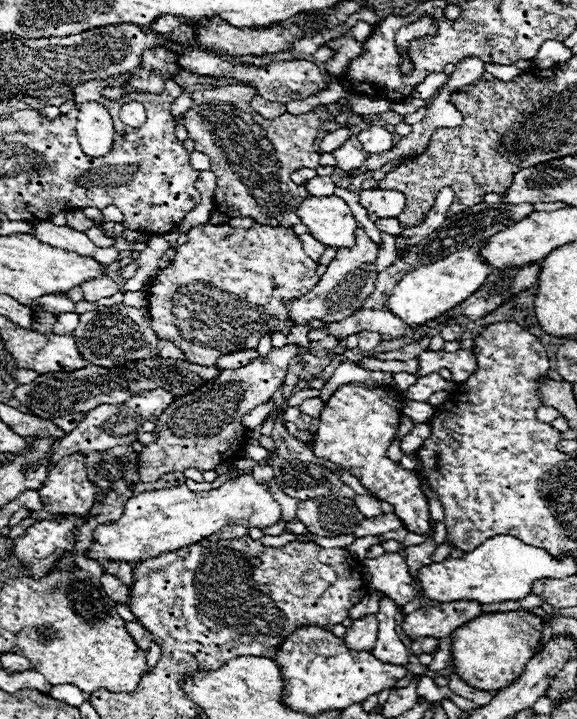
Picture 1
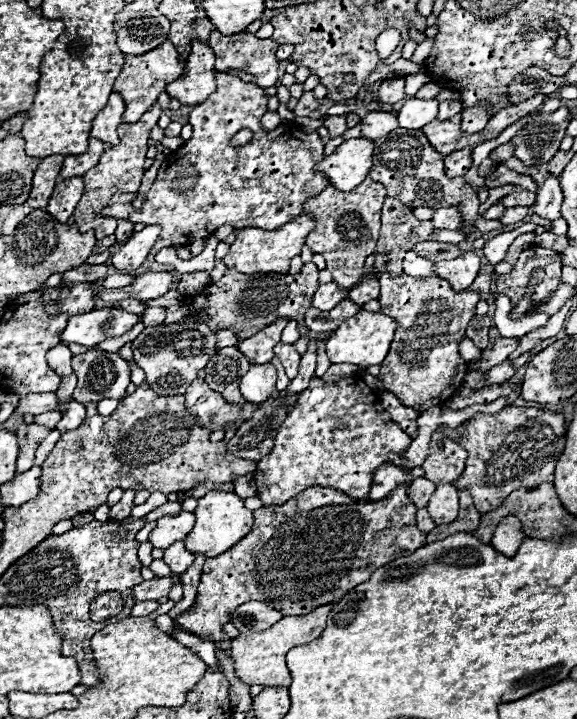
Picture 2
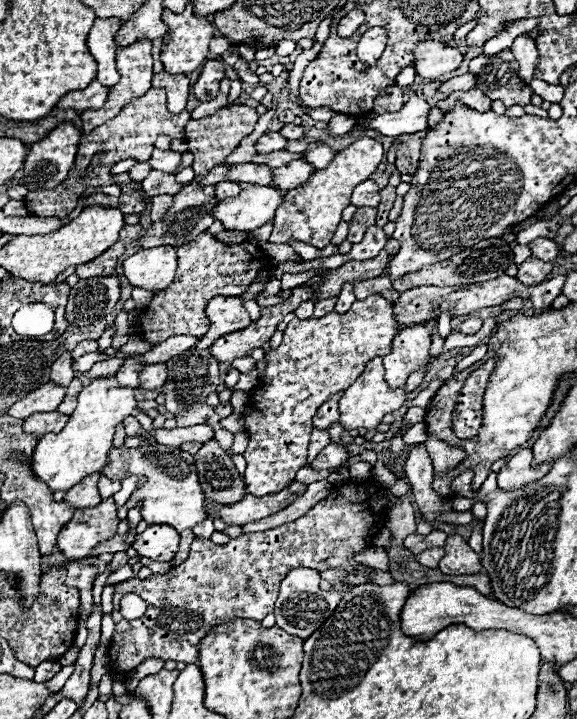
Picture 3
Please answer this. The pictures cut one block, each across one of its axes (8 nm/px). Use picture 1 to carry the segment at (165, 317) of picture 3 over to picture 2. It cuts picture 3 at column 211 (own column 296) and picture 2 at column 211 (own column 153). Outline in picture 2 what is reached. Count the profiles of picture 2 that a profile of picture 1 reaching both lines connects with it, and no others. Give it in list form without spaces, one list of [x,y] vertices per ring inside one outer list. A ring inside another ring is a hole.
[[[308,262],[298,274],[240,274],[228,270],[222,280],[212,282],[200,294],[188,298],[190,312],[180,322],[208,322],[212,330],[234,328],[240,340],[250,338],[264,326],[276,322],[278,318],[292,318],[302,324],[306,310],[310,308],[312,296],[318,290],[318,268]]]

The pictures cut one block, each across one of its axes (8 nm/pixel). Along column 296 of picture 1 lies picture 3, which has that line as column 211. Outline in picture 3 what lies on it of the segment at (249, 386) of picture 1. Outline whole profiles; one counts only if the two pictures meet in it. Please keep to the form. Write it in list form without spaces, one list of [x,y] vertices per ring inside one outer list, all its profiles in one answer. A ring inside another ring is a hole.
[[[296,286],[292,288],[292,296],[284,302],[280,302],[278,306],[268,306],[260,310],[260,320],[252,322],[250,326],[246,326],[244,330],[226,334],[224,338],[218,338],[212,346],[210,346],[210,354],[216,356],[218,362],[230,364],[236,358],[242,356],[250,356],[250,352],[254,348],[260,348],[264,342],[268,342],[272,338],[272,334],[276,332],[278,322],[294,312],[302,302],[312,298],[312,288],[310,286]]]

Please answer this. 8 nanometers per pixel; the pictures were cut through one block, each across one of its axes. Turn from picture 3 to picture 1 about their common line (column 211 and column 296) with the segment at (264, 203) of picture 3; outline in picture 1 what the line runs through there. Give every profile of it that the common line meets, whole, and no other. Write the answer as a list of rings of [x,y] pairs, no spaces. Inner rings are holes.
[[[306,198],[304,204],[300,204],[300,210],[296,210],[302,224],[306,224],[312,232],[312,236],[322,242],[324,246],[332,248],[352,248],[356,246],[356,220],[348,208],[348,204],[338,198]]]

